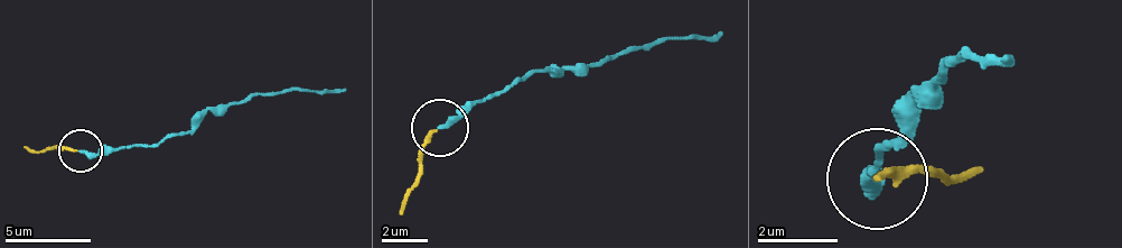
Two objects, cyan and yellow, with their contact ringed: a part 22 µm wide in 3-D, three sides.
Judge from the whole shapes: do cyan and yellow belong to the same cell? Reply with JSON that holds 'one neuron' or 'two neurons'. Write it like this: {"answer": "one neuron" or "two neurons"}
{"answer": "one neuron"}

